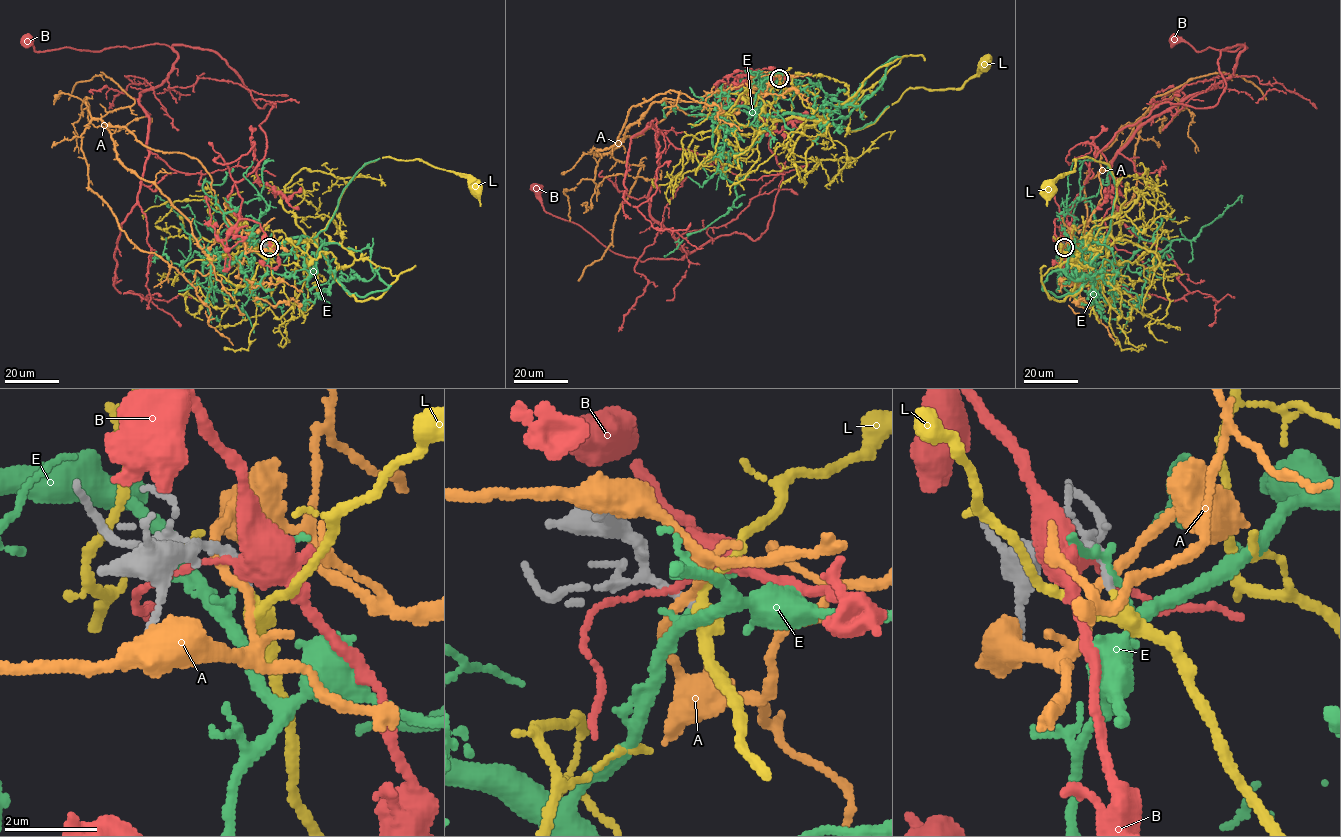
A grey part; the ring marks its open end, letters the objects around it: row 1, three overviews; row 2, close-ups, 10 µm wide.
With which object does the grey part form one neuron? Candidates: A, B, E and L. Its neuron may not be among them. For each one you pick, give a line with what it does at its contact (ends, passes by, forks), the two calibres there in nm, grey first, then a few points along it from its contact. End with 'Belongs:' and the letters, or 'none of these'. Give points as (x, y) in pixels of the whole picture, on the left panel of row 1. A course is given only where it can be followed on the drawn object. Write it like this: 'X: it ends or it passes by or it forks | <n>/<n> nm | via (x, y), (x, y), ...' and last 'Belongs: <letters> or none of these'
L: it passes by | 200/320 nm | via (269, 246), (273, 262), (256, 248), (316, 236), (353, 176), (379, 158), (420, 160), (463, 174), (475, 189)
Belongs: L

